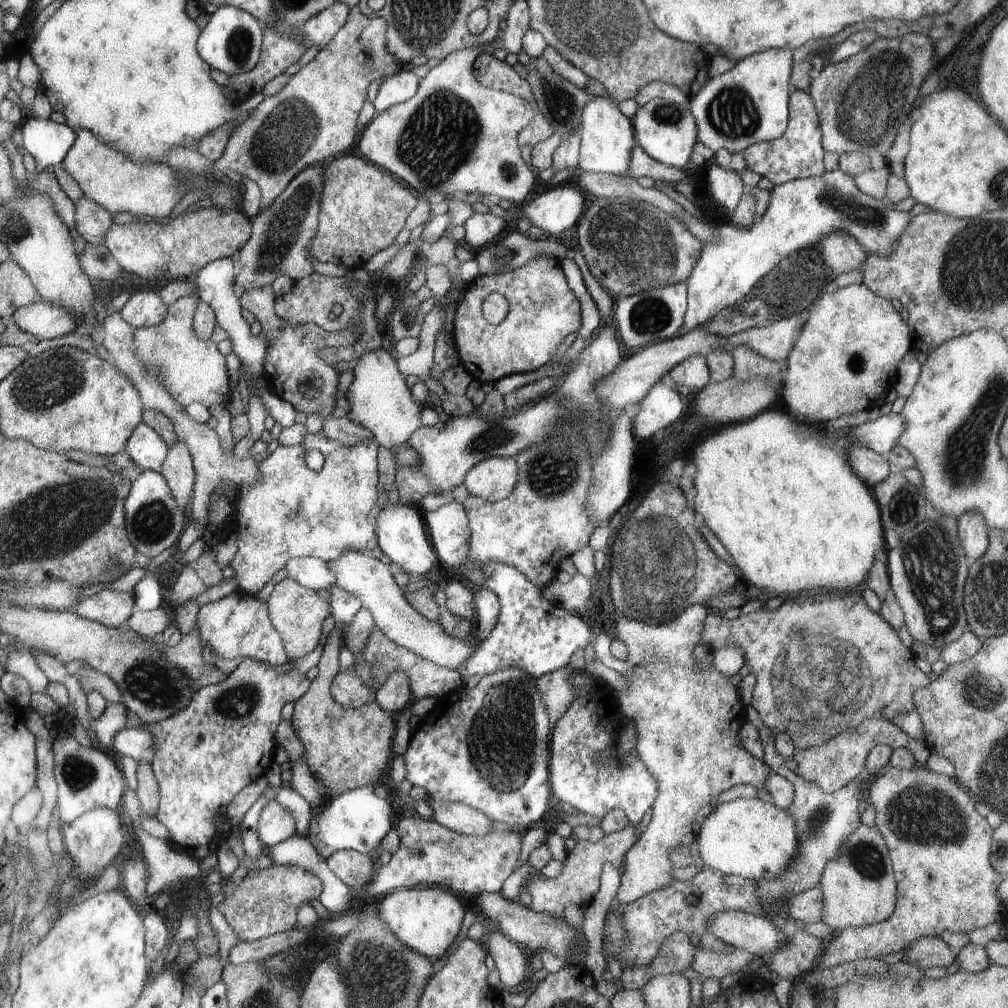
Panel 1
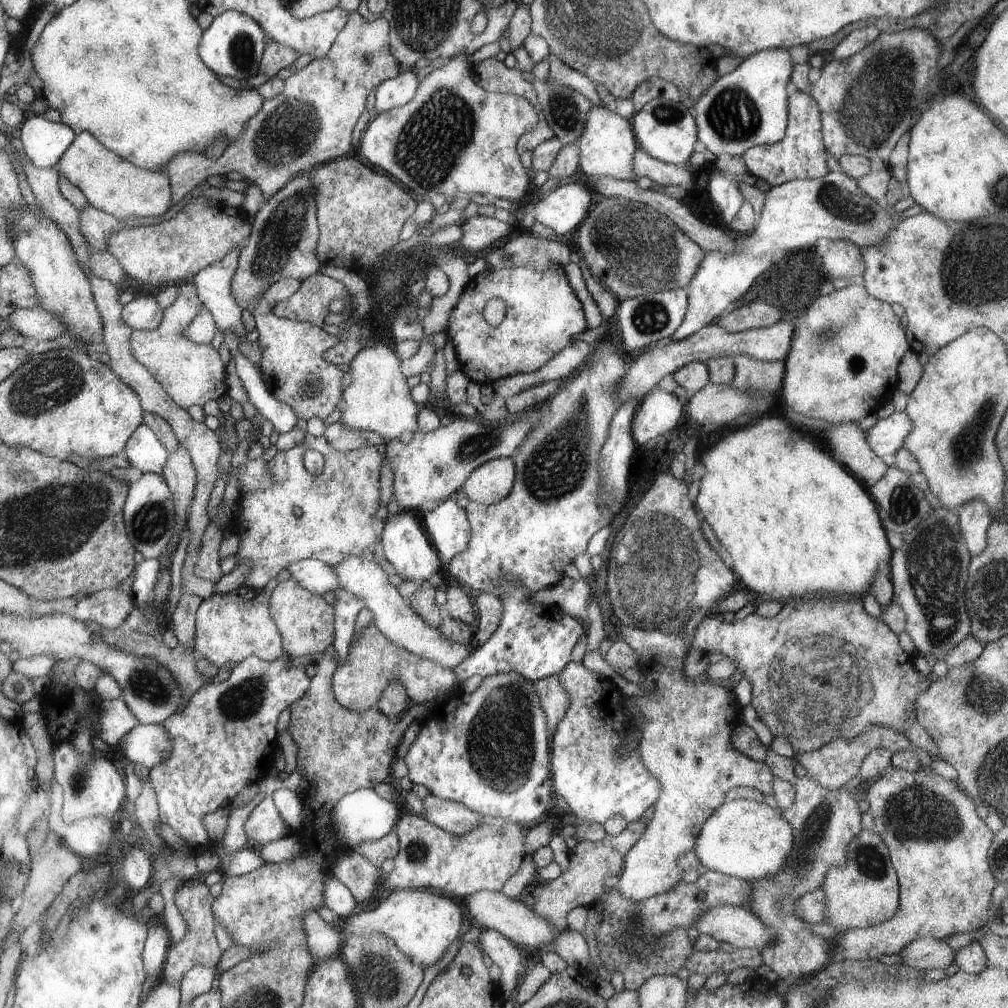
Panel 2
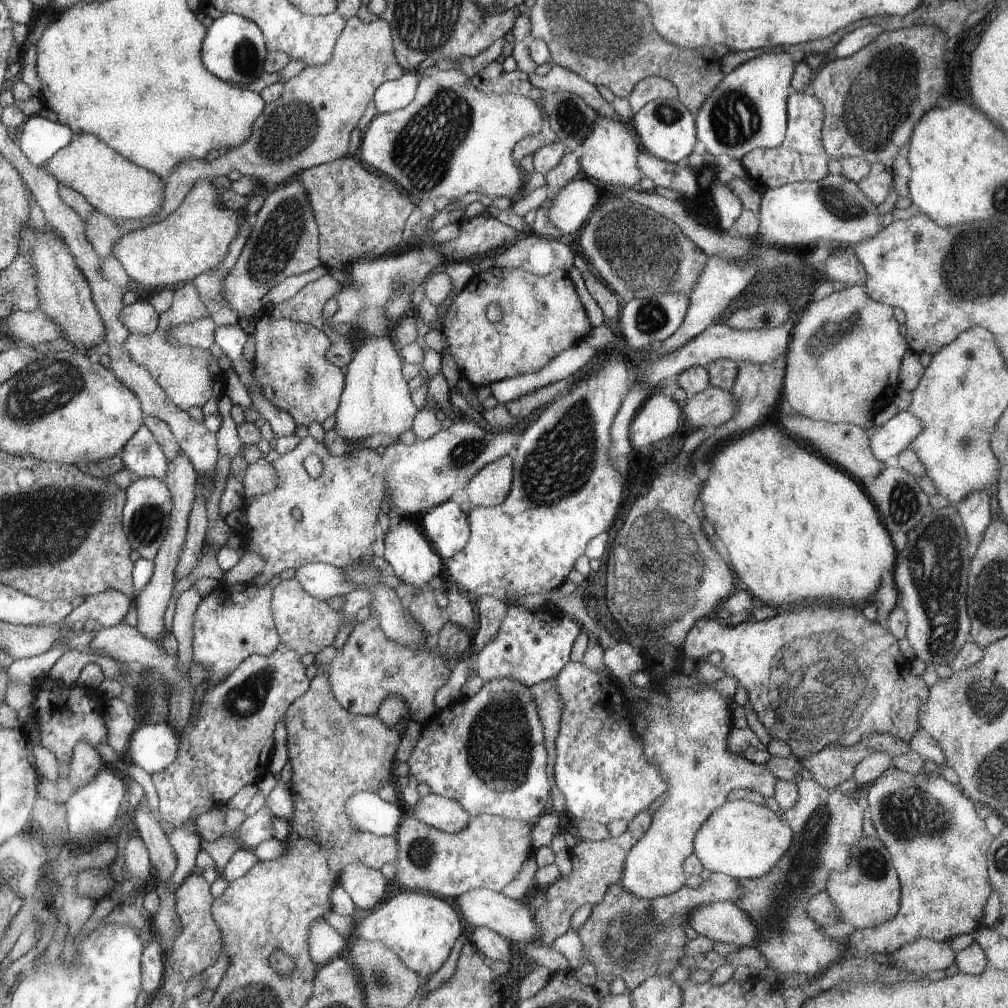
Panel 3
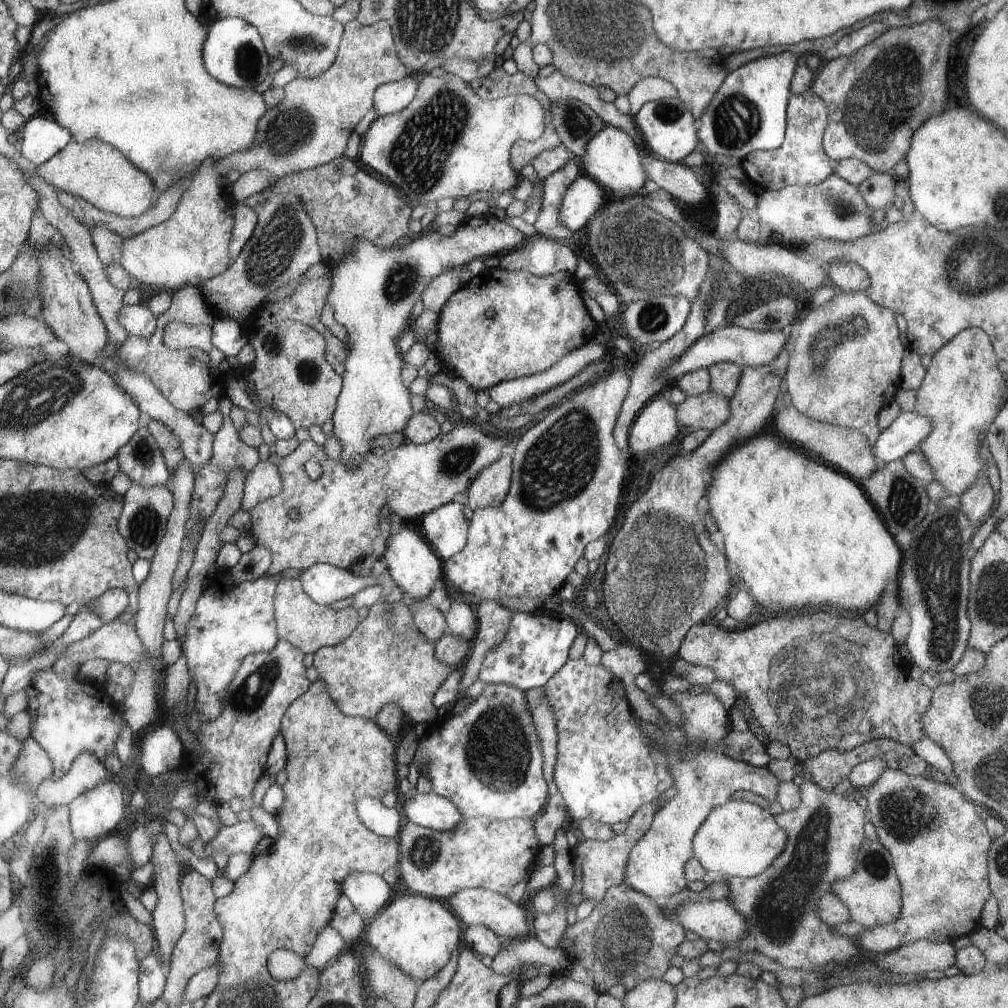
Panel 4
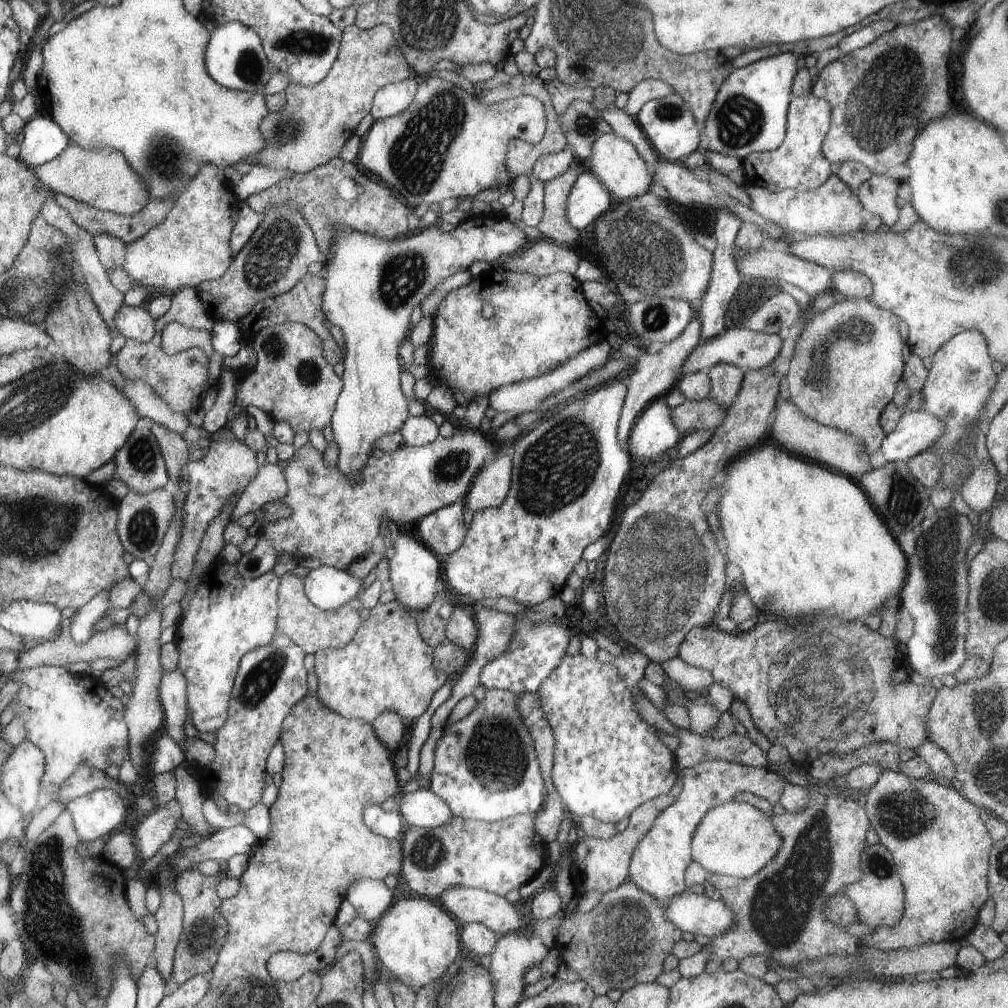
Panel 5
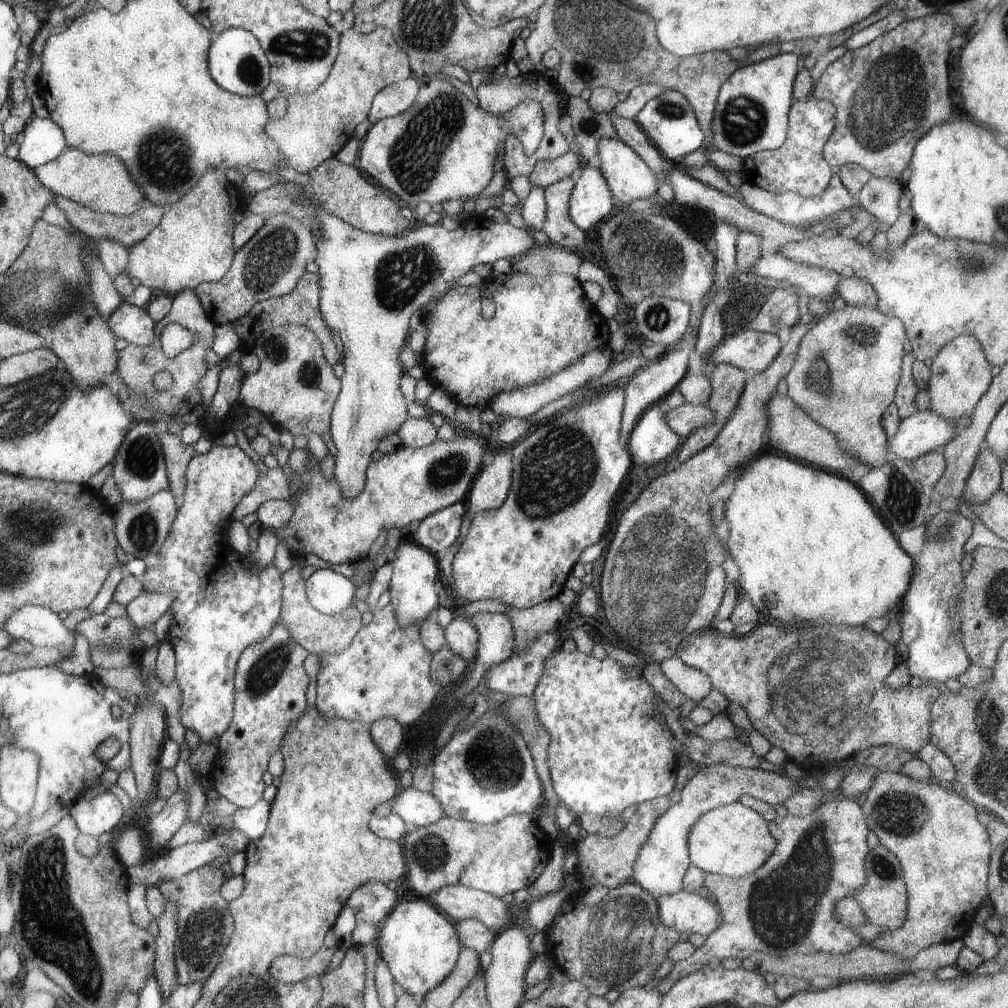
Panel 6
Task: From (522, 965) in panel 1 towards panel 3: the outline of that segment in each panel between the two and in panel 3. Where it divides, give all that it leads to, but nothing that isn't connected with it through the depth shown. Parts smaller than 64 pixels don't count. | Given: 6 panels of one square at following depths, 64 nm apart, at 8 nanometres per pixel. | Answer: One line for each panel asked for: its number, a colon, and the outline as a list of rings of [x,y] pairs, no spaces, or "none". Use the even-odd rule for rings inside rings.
2: [[[479,930],[479,938],[477,938],[479,946],[485,950],[489,962],[499,966],[499,986],[503,986],[507,992],[511,992],[519,978],[523,978],[523,970],[521,970],[521,958],[517,952],[517,946],[507,940],[505,936],[501,936],[495,930]]]
3: [[[473,928],[467,934],[467,940],[477,946],[491,962],[509,962],[511,964],[511,944],[503,936],[495,934],[489,928]]]

